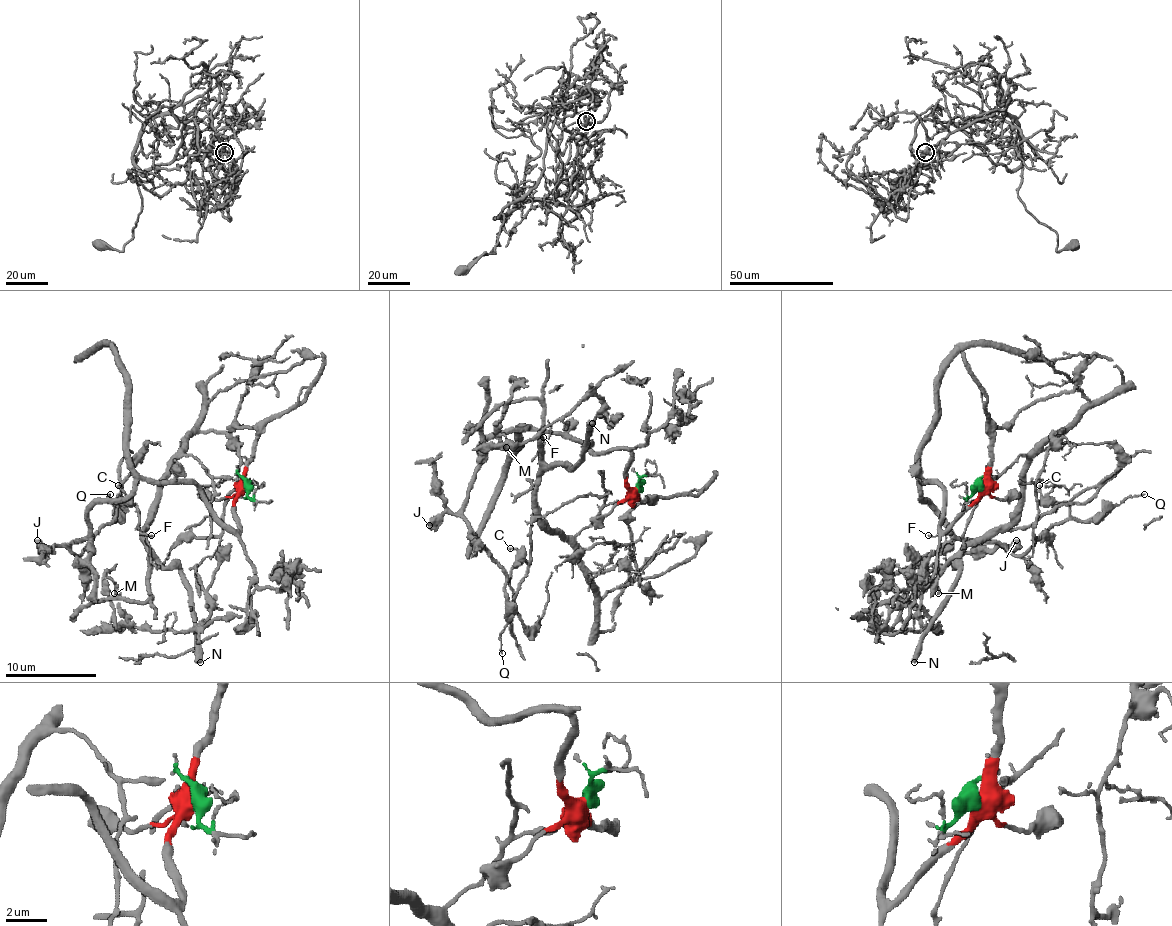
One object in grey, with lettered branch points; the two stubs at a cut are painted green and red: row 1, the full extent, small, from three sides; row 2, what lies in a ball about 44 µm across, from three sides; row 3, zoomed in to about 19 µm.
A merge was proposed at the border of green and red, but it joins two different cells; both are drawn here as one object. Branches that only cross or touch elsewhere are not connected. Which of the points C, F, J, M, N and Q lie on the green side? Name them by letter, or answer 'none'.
F, M, N

